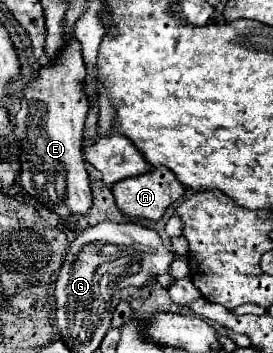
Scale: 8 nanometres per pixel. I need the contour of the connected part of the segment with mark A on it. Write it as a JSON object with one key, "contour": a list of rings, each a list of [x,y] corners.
{"contour":[[[151,166],[143,176],[131,176],[113,184],[113,196],[121,212],[147,220],[159,220],[165,208],[183,192],[185,186],[165,166]]]}

